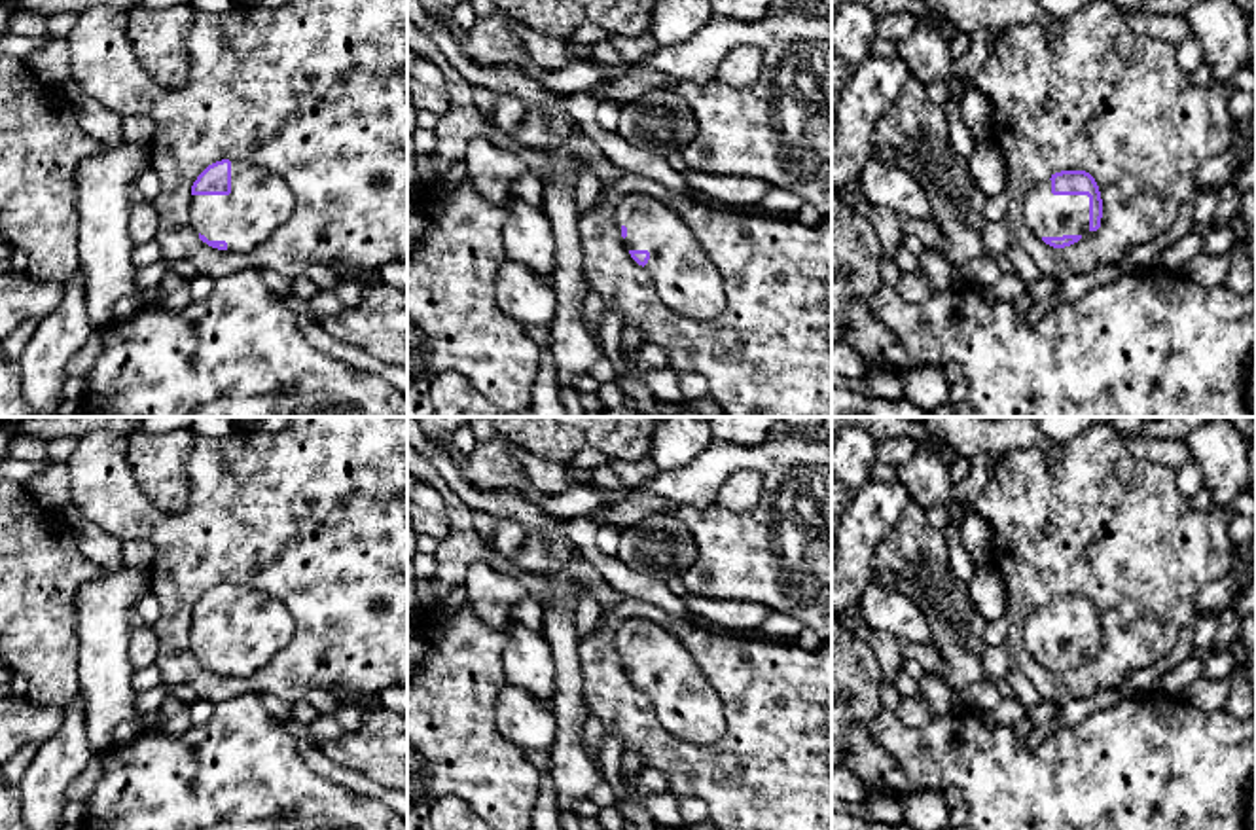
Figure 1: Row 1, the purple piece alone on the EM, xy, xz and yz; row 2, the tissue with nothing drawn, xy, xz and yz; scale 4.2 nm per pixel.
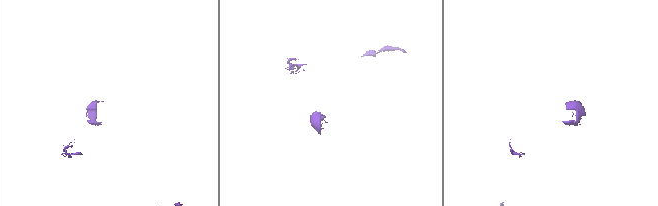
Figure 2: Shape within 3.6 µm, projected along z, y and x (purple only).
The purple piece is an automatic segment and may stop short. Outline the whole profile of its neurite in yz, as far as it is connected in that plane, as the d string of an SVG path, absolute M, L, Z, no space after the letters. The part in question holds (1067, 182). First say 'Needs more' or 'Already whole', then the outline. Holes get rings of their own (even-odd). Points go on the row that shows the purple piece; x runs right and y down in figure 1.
Needs more. M1061 171L1023 199L1025 224L1050 246L1065 248L1101 227L1103 199L1086 171Z

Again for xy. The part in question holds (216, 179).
Needs more. M222 159L191 186L189 220L212 248L250 252L282 226L296 207L286 180L267 167Z

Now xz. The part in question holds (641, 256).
Needs more. M648 193L629 195L614 212L631 258L646 269L671 311L710 320L726 311L726 286L690 226Z

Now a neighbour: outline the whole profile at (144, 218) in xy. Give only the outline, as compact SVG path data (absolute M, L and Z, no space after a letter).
M142 201L133 205L129 233L135 246L153 241L157 233L157 226L159 226L159 214L153 203Z

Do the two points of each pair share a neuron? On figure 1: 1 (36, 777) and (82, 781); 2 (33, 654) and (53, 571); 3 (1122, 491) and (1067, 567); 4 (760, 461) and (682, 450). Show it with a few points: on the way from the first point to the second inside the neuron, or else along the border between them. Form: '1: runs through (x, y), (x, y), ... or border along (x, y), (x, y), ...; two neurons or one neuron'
1: border along (93, 757), (69, 785), (65, 800); two neurons
2: runs through (33, 633), (33, 601), (42, 592); one neuron
3: runs through (1103, 510), (1067, 548); one neuron
4: border along (713, 438), (686, 465), (660, 470); two neurons

